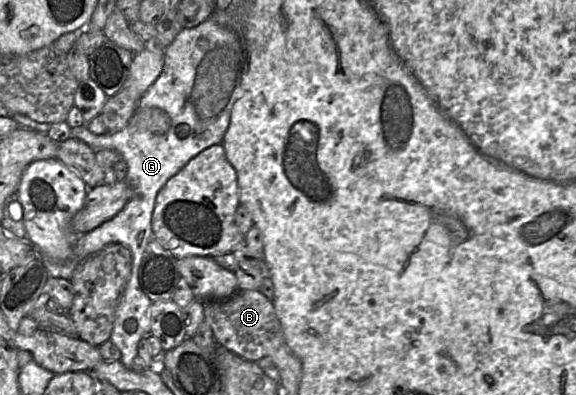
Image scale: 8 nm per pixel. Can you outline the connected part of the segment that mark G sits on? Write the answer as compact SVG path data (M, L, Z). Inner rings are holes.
M208 18L195 27L183 28L175 36L174 40L164 50L164 65L160 75L138 101L138 109L157 107L164 110L169 115L171 126L166 133L156 135L145 130L140 130L136 126L130 124L125 126L119 132L111 135L95 135L88 130L86 125L76 128L71 127L71 138L85 142L93 151L98 152L102 149L113 149L122 155L123 161L127 164L127 174L123 181L125 181L132 190L132 197L126 203L124 208L113 218L104 222L96 229L80 235L74 244L73 255L68 260L59 261L49 258L41 253L38 253L38 255L51 277L70 280L75 268L80 263L87 260L89 256L97 254L106 245L118 243L130 249L132 254L131 274L116 307L113 330L110 336L111 342L115 344L121 352L120 362L128 369L132 369L133 360L137 356L139 341L144 336L151 335L150 308L153 302L140 288L138 282L138 269L146 245L153 237L152 214L157 193L164 184L192 158L209 147L222 143L226 130L230 124L233 104L241 97L241 81L244 72L245 58L243 57L238 38L233 32ZM130 318L136 319L138 323L137 330L133 333L128 333L124 328L125 322Z

